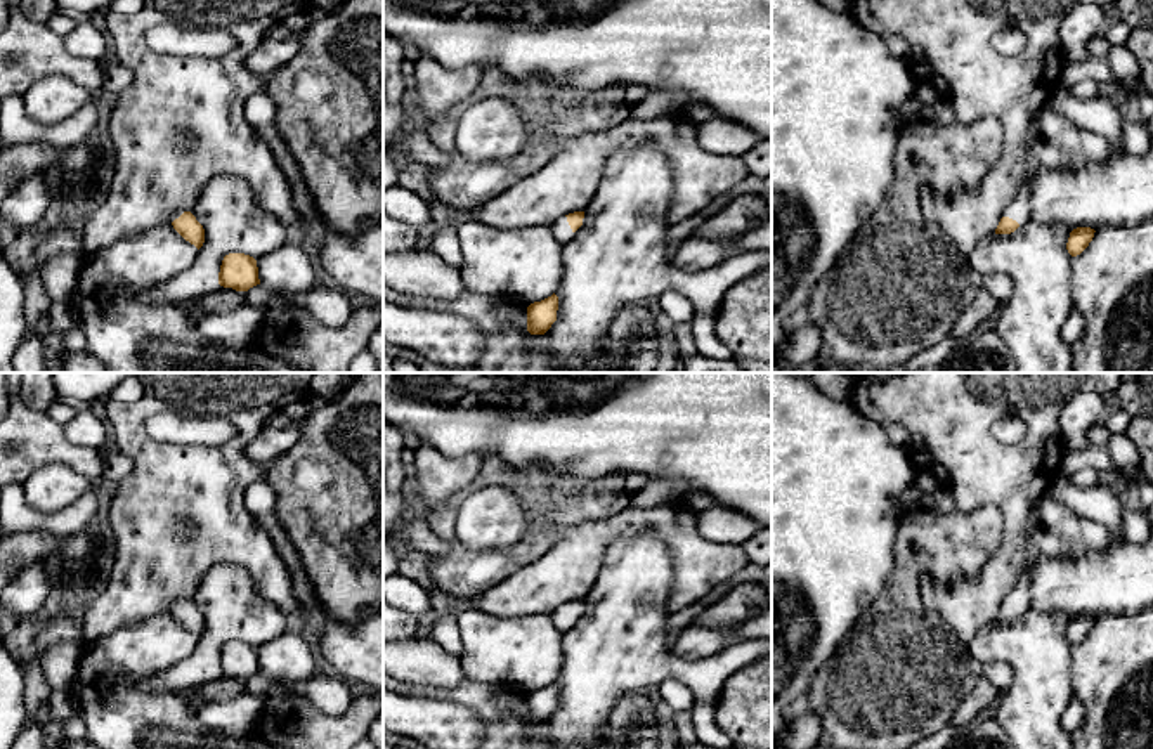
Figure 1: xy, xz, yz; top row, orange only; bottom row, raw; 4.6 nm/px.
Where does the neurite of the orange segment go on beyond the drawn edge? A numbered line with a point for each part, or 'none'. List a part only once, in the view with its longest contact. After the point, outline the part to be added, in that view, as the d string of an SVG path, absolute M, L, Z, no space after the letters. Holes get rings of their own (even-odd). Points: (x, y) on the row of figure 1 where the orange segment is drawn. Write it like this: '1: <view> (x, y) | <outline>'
1: xz (560, 227) | M562 217L553 224L553 232L555 232L557 239L563 244L567 244L574 234L567 222L567 217Z

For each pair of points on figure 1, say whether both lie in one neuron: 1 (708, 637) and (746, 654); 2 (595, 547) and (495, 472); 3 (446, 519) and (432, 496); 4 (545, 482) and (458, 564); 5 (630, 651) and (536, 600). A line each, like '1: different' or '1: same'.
1: different
2: different
3: different
4: same
5: different

